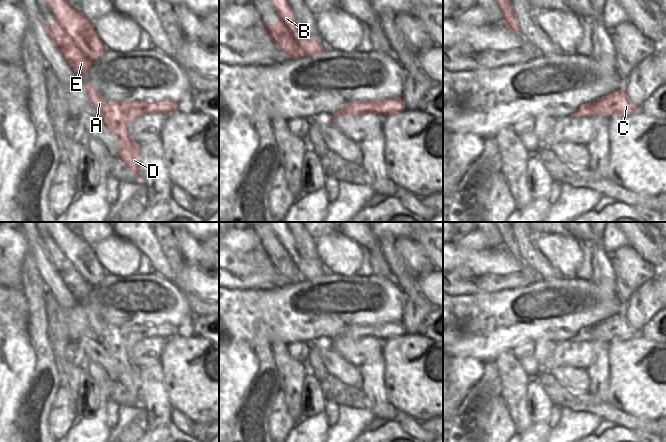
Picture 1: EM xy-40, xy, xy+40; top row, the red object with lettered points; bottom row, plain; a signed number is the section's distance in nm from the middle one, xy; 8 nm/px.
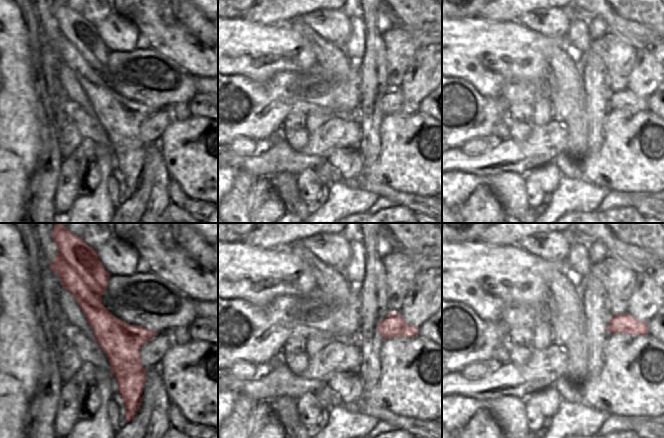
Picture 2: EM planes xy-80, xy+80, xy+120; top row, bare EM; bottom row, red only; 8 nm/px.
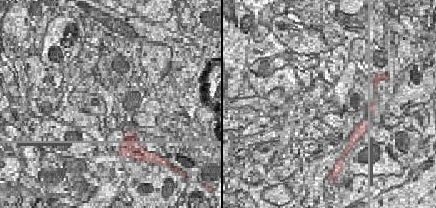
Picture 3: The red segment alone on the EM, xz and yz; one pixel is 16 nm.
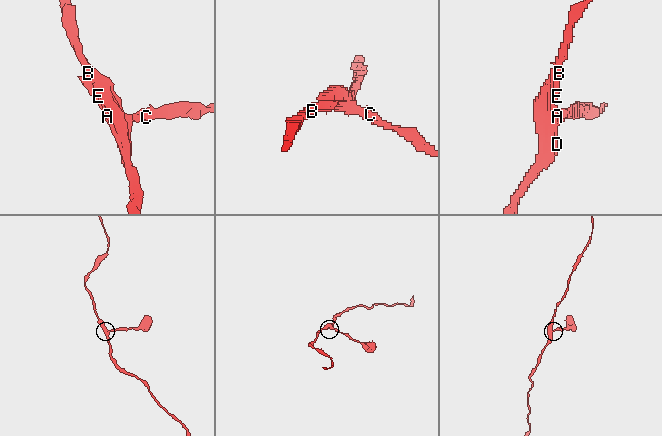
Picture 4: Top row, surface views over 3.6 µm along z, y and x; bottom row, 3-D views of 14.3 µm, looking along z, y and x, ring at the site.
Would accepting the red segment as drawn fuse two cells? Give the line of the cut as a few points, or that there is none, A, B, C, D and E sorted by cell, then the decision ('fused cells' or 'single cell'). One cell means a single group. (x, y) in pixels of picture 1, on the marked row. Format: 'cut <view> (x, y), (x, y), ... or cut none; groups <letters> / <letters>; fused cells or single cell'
cut none; groups A B C D E; single cell

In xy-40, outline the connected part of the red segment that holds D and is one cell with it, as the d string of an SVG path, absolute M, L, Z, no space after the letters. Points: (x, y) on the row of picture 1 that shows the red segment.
M84 82L83 85L101 122L121 141L117 156L129 170L137 173L136 182L140 182L141 155L139 153L139 143L131 139L129 125L144 114L177 112L177 102L172 100L160 100L158 102L124 100L122 102L112 102L102 98L90 84Z

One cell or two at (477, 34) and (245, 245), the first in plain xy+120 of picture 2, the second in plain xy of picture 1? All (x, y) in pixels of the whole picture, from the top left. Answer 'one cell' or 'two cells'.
two cells

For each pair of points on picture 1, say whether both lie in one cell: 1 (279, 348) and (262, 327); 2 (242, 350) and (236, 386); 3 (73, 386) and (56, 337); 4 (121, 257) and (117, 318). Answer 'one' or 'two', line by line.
1: two
2: one
3: one
4: two

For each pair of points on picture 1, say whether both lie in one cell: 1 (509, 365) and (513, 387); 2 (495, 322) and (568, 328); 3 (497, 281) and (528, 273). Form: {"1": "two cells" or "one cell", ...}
{"1": "one cell", "2": "one cell", "3": "one cell"}

